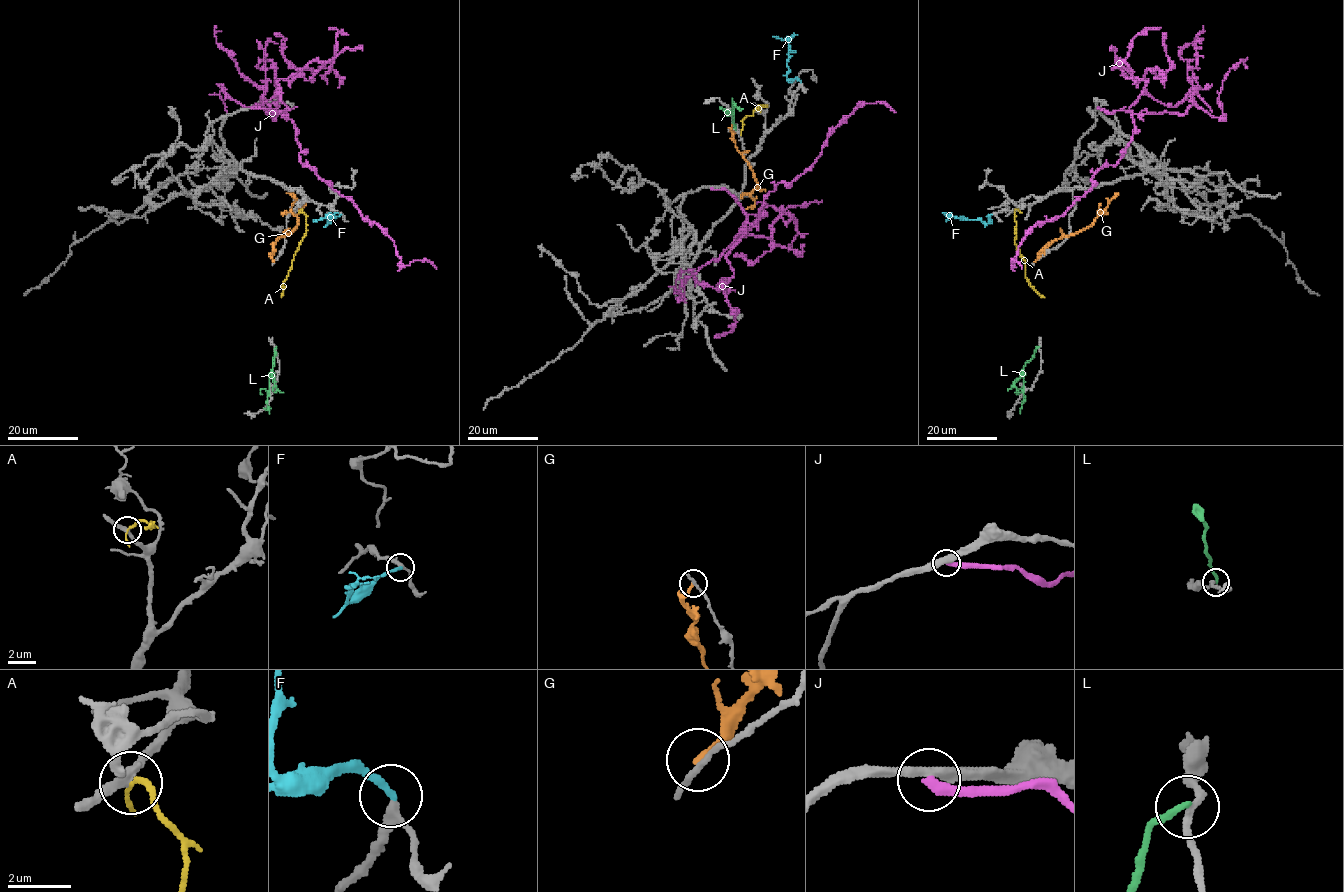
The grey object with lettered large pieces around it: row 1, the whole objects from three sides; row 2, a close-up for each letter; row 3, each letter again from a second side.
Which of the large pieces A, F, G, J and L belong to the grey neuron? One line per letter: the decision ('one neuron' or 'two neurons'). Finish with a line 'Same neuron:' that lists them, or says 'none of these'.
A: two neurons
F: one neuron
G: two neurons
J: two neurons
L: two neurons
Same neuron: F

